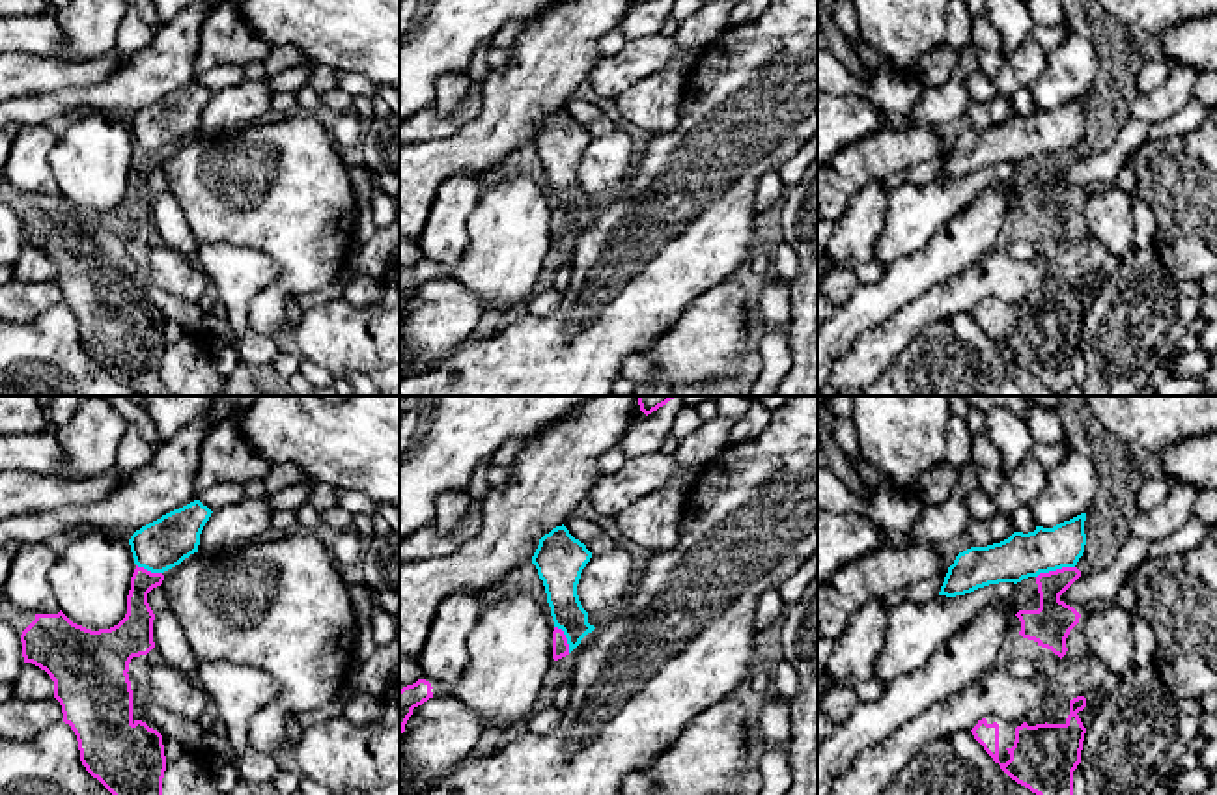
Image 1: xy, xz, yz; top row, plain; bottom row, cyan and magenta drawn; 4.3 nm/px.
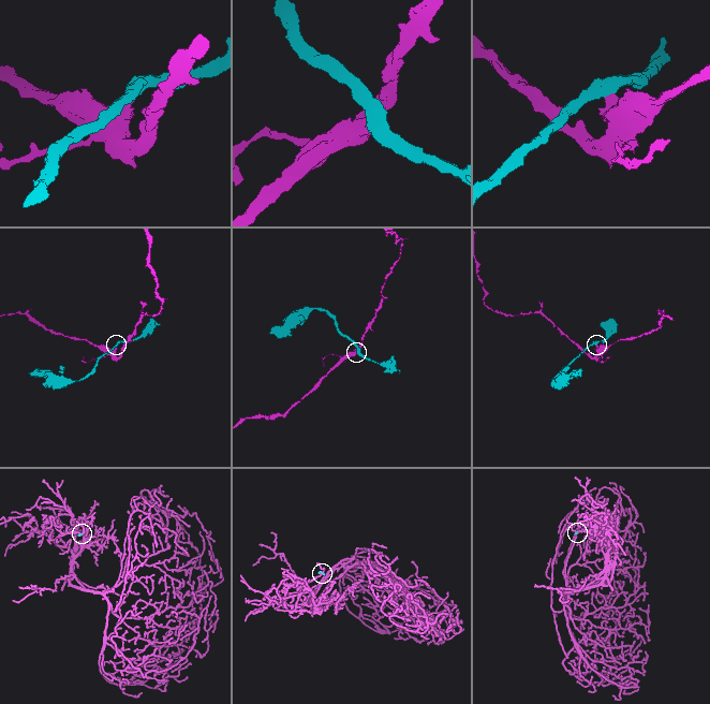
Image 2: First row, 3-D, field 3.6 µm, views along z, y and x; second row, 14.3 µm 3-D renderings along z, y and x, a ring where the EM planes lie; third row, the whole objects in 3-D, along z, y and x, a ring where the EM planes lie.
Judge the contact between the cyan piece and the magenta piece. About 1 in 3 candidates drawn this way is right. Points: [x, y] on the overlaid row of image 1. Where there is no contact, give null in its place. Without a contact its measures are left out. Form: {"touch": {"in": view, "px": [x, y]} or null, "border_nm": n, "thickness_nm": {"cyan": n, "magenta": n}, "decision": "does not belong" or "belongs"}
{"touch": {"in": "yz", "px": [1055, 570]}, "border_nm": 180, "thickness_nm": {"cyan": 190, "magenta": 180}, "decision": "does not belong"}

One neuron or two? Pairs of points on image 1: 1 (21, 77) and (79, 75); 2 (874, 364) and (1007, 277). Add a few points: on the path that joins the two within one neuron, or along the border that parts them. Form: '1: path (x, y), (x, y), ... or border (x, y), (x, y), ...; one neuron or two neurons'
1: path (36, 75), (64, 75); one neuron
2: path (902, 329), (923, 310), (971, 286); one neuron

